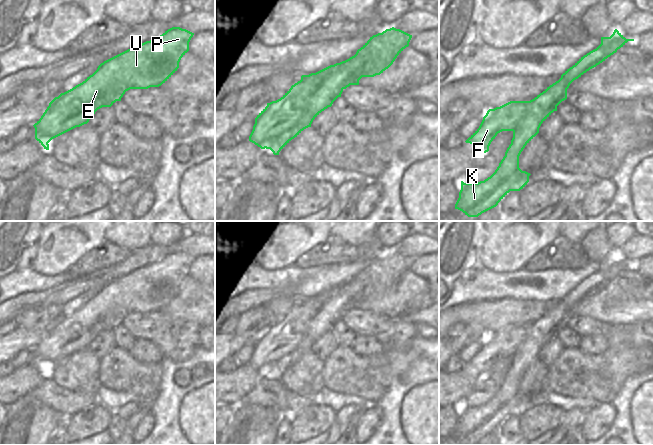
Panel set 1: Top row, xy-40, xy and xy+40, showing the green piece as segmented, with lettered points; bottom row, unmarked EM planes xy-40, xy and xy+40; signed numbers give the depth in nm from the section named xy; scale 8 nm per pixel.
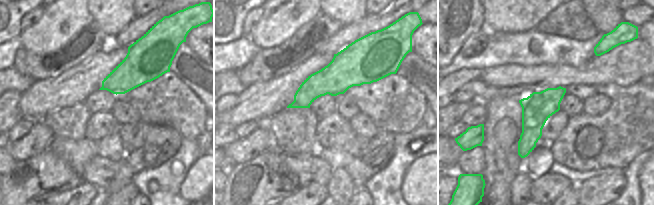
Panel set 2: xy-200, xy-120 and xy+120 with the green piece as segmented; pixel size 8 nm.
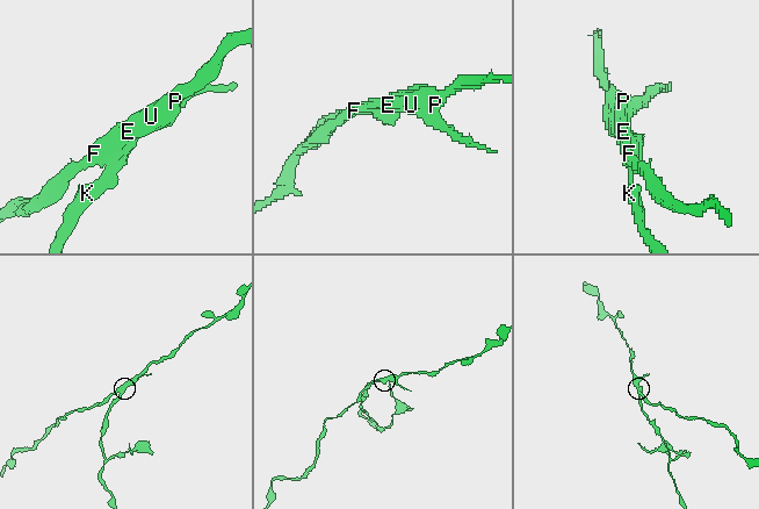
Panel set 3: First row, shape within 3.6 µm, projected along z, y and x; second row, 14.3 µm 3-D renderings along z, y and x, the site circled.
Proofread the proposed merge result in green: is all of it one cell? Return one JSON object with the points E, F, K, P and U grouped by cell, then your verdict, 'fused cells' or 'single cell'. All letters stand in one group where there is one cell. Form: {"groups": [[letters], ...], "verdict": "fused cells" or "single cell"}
{"groups": [["E", "F", "P", "U"], ["K"]], "verdict": "fused cells"}

